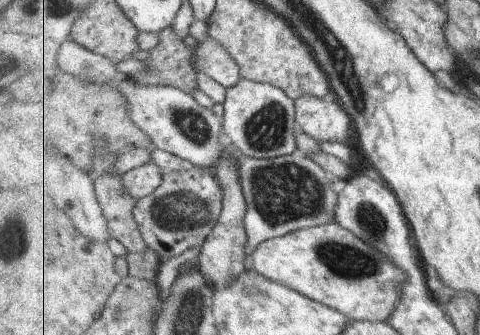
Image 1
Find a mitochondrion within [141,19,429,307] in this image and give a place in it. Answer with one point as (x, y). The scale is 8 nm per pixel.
(284, 193)

